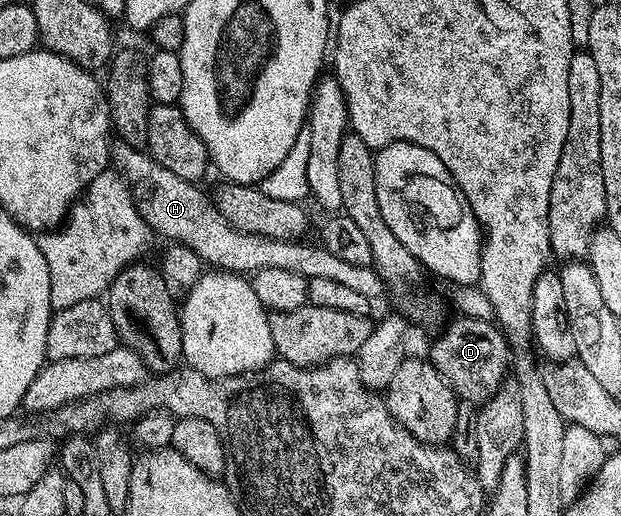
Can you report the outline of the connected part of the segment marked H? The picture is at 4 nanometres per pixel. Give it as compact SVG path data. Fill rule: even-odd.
M121 140L111 141L110 166L129 188L138 205L139 216L150 226L155 235L170 238L171 243L192 248L202 257L203 263L212 265L222 272L253 272L264 268L284 268L304 276L307 280L333 280L344 284L355 292L360 292L371 307L378 308L382 297L388 293L386 281L378 275L373 266L356 268L356 264L347 264L332 256L320 244L309 246L306 240L287 240L284 238L261 238L258 234L246 234L237 230L228 220L220 216L215 207L198 191L199 187L188 180L180 180L173 172L168 172L156 159L147 157L142 162L143 151L137 146L129 146Z

